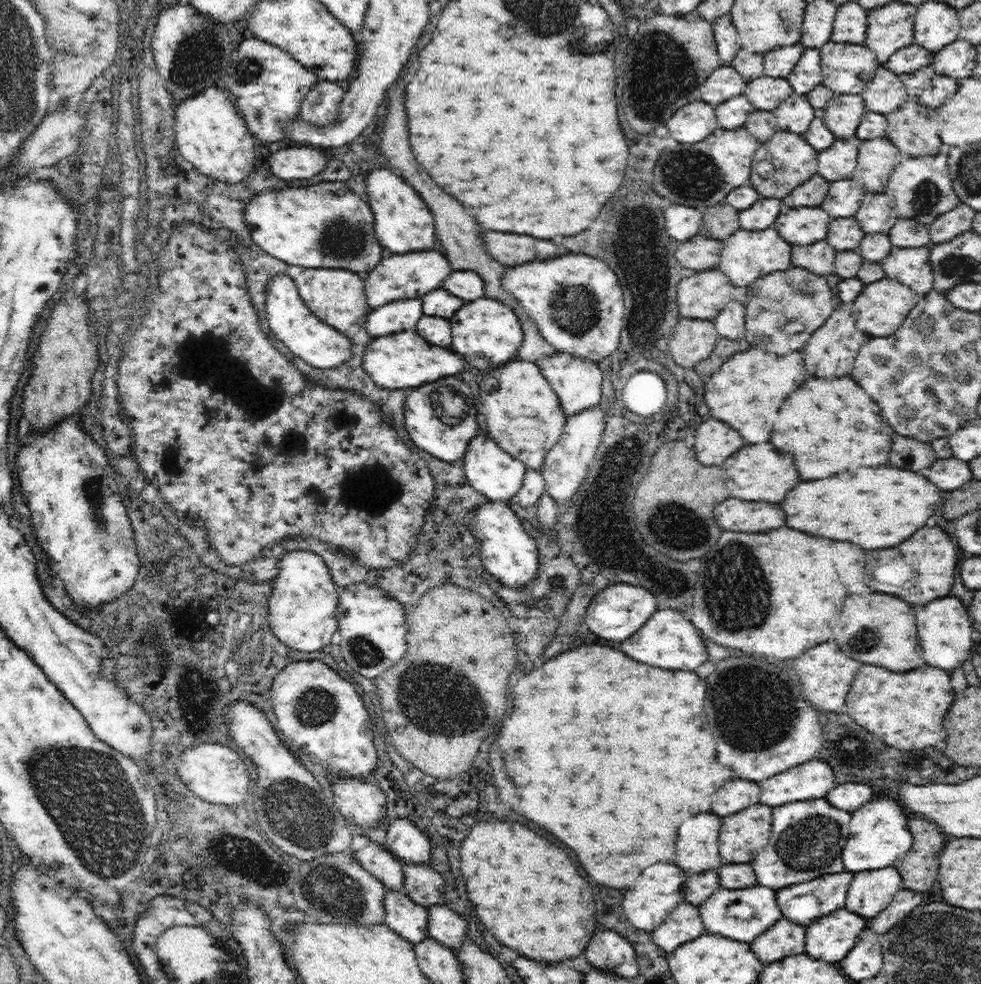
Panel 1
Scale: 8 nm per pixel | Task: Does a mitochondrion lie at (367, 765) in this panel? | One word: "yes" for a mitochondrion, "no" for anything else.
no

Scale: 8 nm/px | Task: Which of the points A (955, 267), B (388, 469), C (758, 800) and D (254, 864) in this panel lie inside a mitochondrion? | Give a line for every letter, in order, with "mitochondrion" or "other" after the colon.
A: mitochondrion
B: other
C: other
D: mitochondrion

